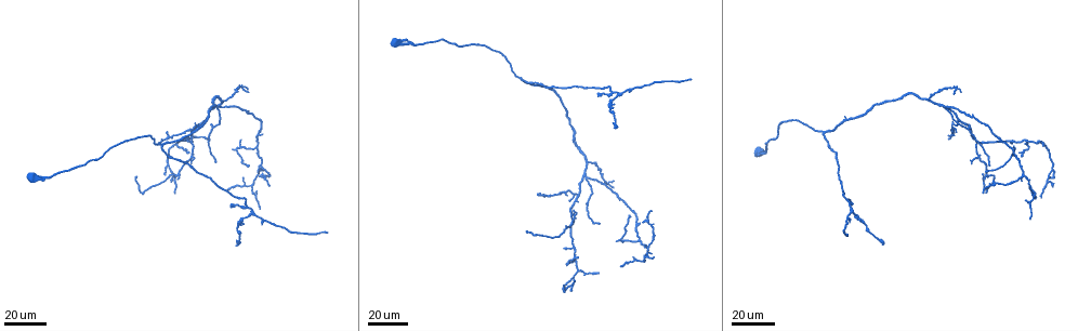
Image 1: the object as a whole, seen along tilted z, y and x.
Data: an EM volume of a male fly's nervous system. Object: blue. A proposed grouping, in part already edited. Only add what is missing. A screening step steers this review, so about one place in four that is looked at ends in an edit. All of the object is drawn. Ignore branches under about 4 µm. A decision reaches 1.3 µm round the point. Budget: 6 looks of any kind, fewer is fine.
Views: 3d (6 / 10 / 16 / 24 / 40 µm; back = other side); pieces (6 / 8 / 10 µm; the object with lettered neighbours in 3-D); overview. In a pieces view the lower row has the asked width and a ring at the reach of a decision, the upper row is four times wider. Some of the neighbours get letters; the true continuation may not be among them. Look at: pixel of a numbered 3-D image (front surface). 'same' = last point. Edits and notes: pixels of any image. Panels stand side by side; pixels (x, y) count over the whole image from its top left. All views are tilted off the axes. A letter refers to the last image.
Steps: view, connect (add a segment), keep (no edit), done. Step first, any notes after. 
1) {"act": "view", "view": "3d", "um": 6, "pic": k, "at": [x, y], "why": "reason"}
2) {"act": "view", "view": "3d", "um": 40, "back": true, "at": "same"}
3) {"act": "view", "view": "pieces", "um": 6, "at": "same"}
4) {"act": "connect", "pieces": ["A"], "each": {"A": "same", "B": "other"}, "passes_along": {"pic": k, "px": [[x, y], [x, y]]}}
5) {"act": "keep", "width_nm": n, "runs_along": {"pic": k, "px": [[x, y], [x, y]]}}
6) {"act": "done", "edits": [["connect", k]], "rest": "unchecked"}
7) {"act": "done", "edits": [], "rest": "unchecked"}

{"act": "view", "view": "3d", "um": 24, "pic": 1, "at": [249, 166], "why": "long arm stops here"}

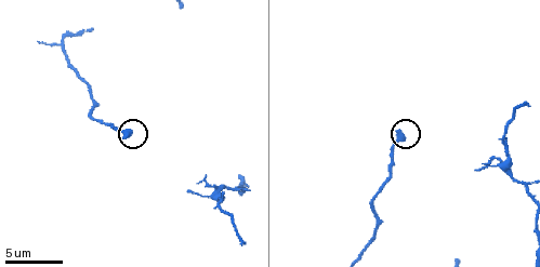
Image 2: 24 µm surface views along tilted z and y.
{"act": "view", "view": "pieces", "um": 10, "pic": 2, "at": [127, 136], "why": "what lies round it"}

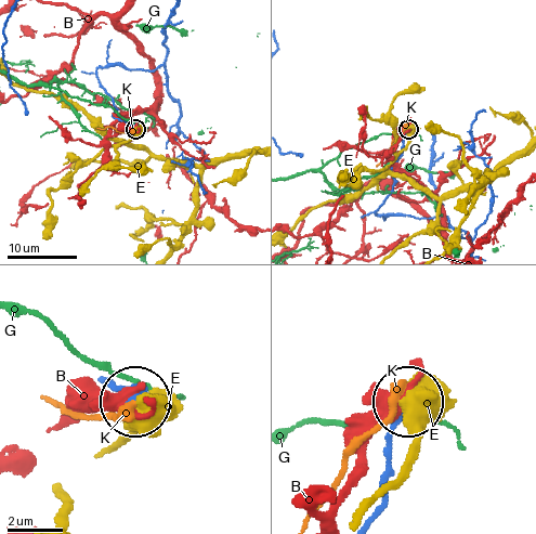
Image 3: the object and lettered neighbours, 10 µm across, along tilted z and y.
{"act": "connect", "pieces": ["K"], "each": {"B": "other", "E": "other", "G": "other", "K": "same"}, "passes_along": {"pic": 3, "px": [[107, 381], [133, 401], [126, 412], [77, 412], [55, 403]]}, "found": "the neuron continues"}

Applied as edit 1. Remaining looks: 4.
{"act": "view", "view": "3d", "um": 24, "pic": 1, "at": [600, 272], "why": "free end"}

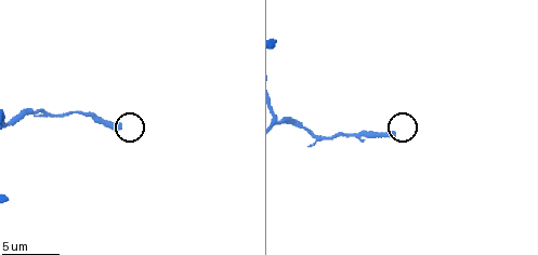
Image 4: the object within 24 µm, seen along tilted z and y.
{"act": "view", "view": "pieces", "um": 6, "pic": 4, "at": [394, 133]}

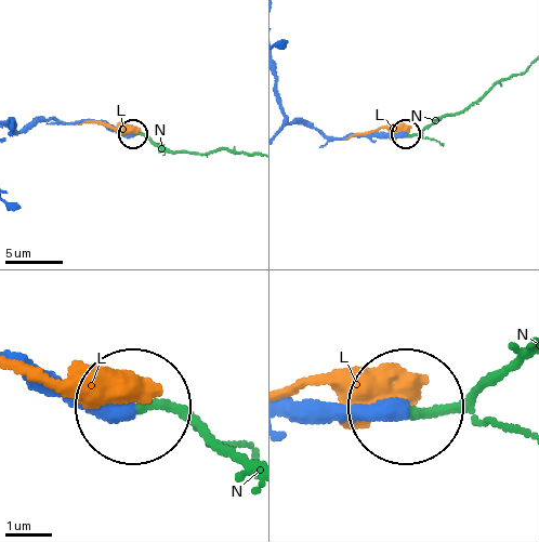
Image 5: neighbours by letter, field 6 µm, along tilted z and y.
{"act": "connect", "pieces": ["N"], "each": {"L": "other", "N": "same"}, "passes_along": {"pic": 5, "px": [[373, 136], [418, 133], [467, 109], [495, 84], [524, 70]]}, "found": "it goes on there"}

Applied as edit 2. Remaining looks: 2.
{"act": "done", "edits": [["connect", 3], ["connect", 5]], "rest": "unchecked"}

